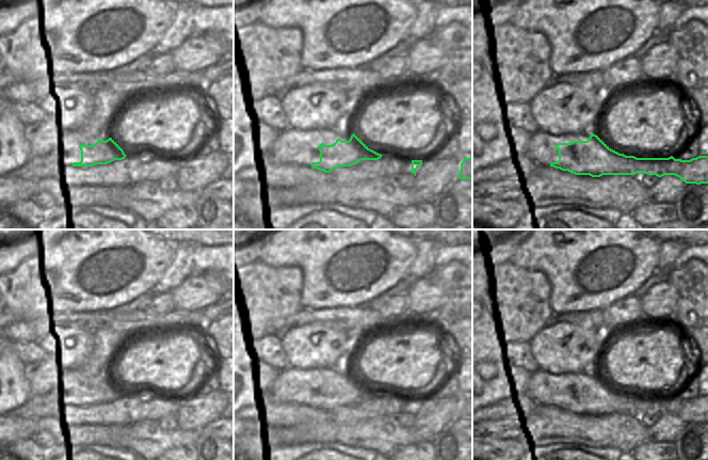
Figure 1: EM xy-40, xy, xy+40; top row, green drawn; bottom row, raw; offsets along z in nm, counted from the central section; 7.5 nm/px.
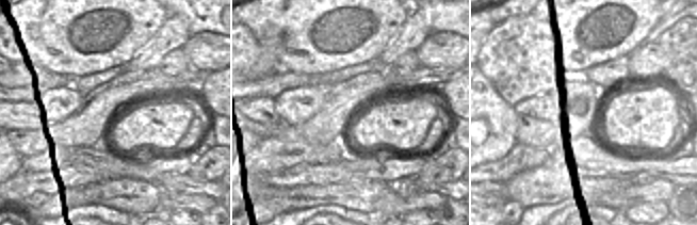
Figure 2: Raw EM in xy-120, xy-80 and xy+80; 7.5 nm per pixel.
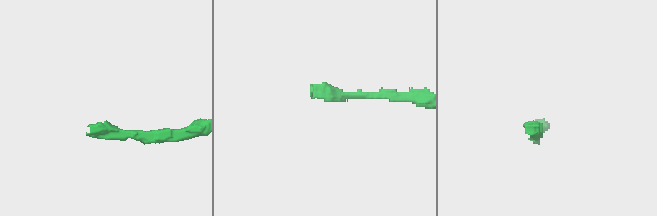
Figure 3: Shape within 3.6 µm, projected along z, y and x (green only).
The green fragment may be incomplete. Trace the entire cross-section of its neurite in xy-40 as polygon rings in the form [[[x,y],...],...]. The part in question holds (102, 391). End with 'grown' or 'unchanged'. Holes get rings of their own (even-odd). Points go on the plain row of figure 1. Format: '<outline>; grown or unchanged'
[[[112,377],[106,380],[98,378],[93,384],[82,382],[79,387],[81,390],[81,400],[74,401],[73,406],[108,403],[114,399],[123,399],[127,395]]]; unchanged

